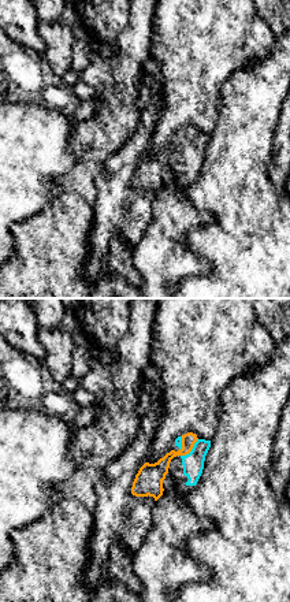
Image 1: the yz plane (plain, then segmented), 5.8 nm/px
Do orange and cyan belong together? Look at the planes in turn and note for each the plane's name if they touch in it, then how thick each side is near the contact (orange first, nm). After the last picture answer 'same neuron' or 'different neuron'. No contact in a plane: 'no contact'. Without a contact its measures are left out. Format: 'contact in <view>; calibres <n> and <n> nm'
contact in yz; calibres 110 and 130 nm

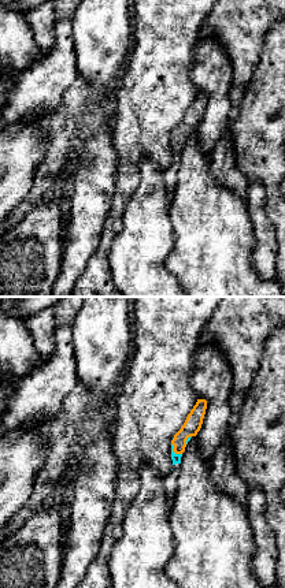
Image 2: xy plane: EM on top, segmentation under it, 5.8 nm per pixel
contact in xy; calibres 100 and 50 nm

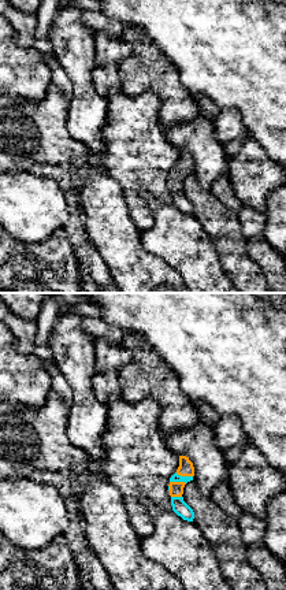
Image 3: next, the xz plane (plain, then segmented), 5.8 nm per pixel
contact in xz; calibres 90 and 50 nm

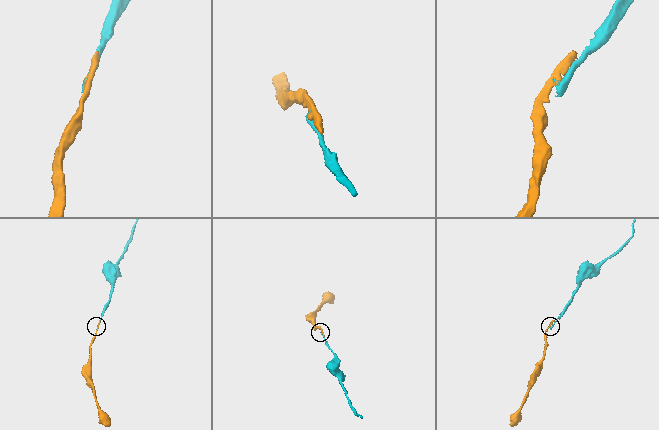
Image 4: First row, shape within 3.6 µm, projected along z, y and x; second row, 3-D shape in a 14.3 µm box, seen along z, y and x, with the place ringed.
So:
same neuron

